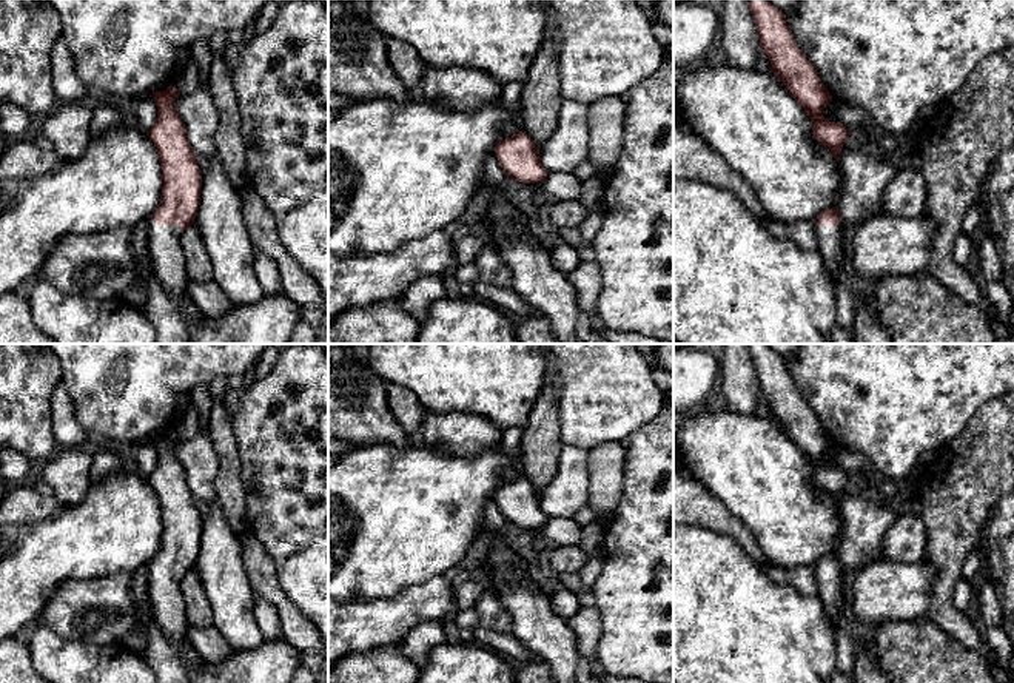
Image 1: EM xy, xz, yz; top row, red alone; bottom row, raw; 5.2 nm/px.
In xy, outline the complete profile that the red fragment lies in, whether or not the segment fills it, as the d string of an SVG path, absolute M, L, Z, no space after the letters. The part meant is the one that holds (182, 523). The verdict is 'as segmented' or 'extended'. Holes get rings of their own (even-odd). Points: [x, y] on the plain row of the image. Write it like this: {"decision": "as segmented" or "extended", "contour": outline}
{"decision": "extended", "contour": "M174 432L151 439L157 466L146 478L162 512L162 544L148 564L148 594L154 618L174 644L190 644L182 578L194 569L200 550L202 516L185 469L176 455Z"}

